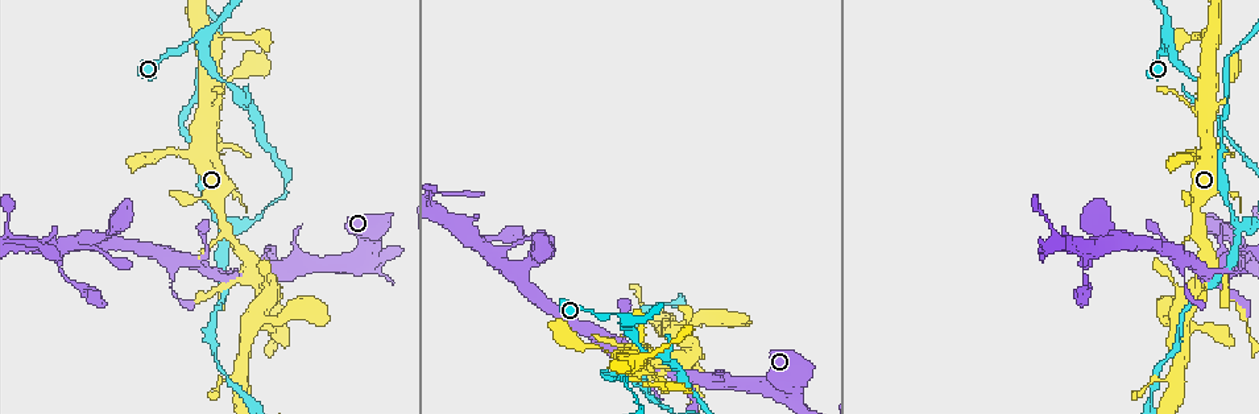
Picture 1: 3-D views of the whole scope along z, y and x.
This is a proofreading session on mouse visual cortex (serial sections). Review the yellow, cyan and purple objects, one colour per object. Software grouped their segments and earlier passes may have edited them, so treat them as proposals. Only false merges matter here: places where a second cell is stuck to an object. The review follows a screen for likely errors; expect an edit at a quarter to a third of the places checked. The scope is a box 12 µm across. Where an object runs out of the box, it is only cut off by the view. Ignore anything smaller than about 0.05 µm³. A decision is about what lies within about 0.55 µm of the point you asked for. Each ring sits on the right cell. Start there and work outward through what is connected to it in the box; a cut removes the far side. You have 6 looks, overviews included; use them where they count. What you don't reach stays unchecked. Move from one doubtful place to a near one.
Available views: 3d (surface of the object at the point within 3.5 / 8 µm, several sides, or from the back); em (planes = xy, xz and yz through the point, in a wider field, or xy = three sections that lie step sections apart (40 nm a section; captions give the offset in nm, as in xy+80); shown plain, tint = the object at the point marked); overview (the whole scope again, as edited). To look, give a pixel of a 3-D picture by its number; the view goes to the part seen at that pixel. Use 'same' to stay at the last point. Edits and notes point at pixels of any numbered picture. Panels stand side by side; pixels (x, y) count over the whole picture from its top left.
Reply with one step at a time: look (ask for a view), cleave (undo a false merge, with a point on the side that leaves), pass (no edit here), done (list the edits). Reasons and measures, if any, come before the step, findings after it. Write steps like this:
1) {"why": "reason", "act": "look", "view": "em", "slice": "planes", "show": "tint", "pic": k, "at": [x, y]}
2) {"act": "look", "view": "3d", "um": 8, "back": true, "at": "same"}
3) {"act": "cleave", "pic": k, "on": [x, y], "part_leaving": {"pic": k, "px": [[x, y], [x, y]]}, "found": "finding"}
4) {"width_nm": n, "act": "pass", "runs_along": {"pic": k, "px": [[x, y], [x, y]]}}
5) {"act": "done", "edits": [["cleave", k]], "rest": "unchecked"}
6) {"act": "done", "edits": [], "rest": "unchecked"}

{"why": "calibre changes", "act": "look", "view": "3d", "um": 3.5, "pic": 1, "at": [1167, 36]}

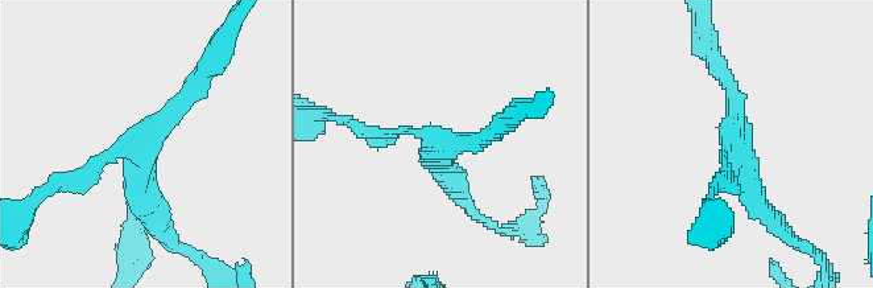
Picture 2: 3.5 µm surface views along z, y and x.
{"arms": 3, "arm_widths_nm": [150, 200, 300], "why": "now the EM", "act": "look", "view": "em", "slice": "xy", "step": 5, "show": "tint", "pic": 2, "at": [428, 139]}

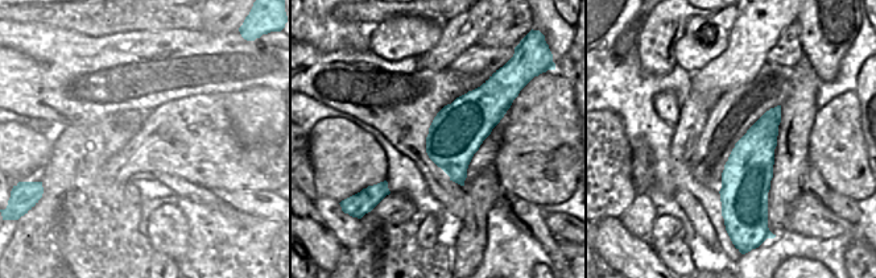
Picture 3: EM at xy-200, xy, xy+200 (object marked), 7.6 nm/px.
{"act": "pass", "runs_along": {"pic": 2, "px": [[356, 127], [422, 134], [450, 181]]}, "found": "all the same cell"}

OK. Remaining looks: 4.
{"why": "thin neck", "act": "look", "view": "3d", "um": 3.5, "pic": 1, "at": [234, 83]}

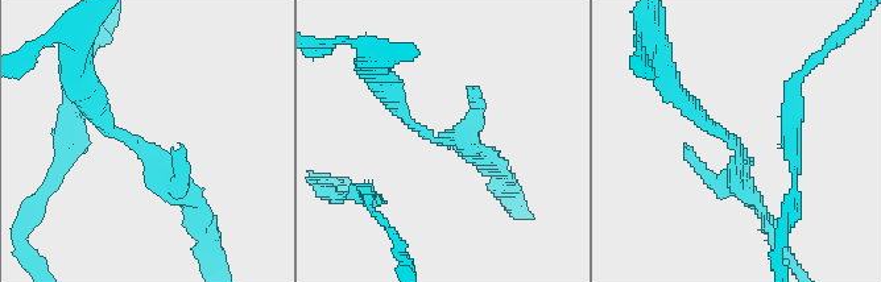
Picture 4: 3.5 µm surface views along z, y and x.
{"why": "need the tissue", "act": "look", "view": "em", "slice": "xy", "step": 3, "show": "tint", "pic": 4, "at": [148, 149]}

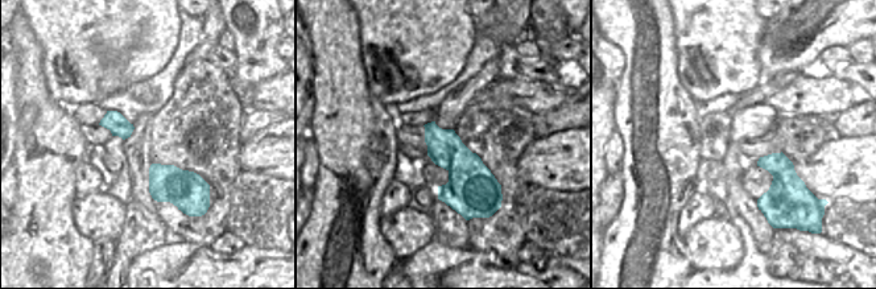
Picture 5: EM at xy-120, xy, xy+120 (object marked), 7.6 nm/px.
{"act": "look", "view": "em", "slice": "xy", "step": 5, "show": "tint", "at": "same"}

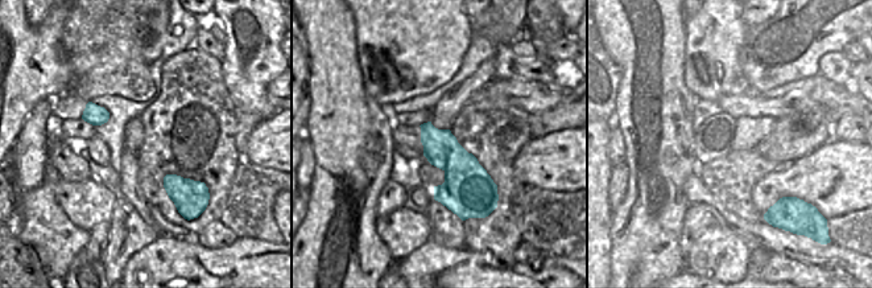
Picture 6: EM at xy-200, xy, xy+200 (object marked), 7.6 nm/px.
{"act": "pass", "found": "one cell here"}

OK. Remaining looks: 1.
{"act": "done", "edits": [], "rest": "unchecked"}

